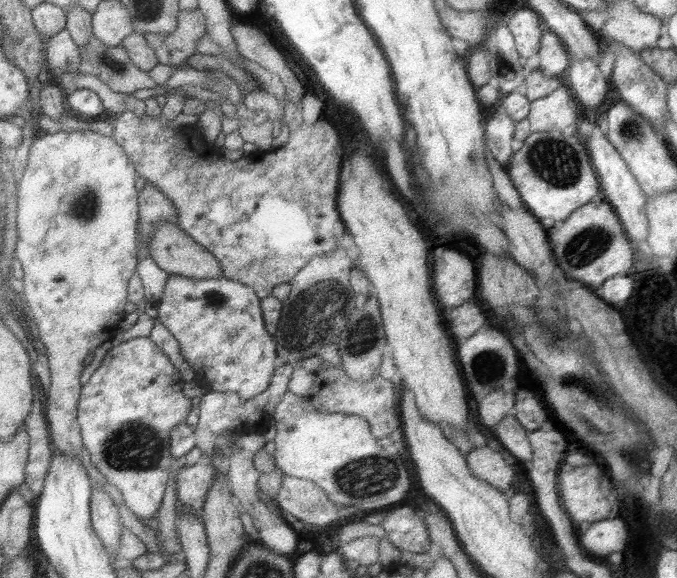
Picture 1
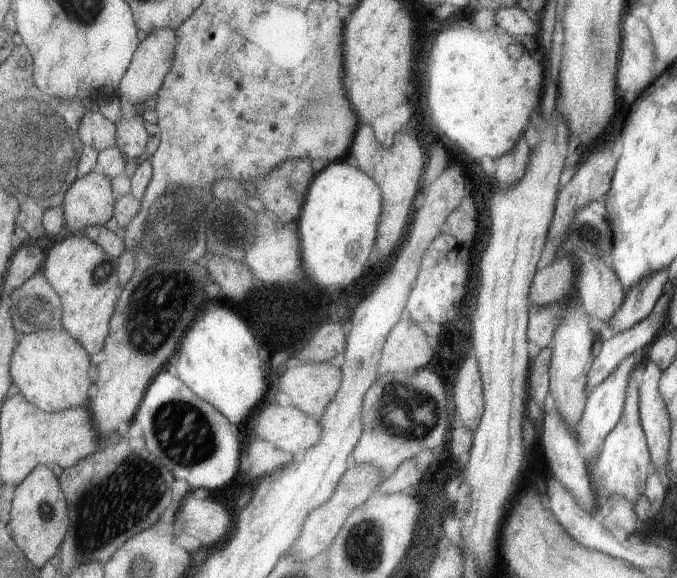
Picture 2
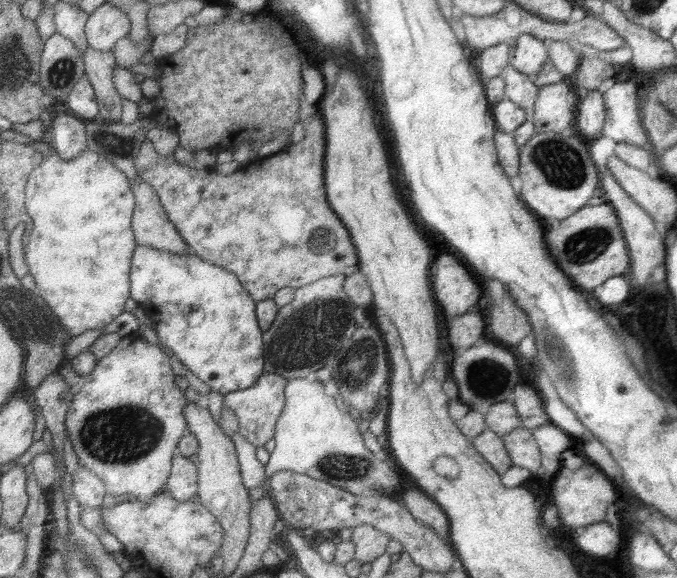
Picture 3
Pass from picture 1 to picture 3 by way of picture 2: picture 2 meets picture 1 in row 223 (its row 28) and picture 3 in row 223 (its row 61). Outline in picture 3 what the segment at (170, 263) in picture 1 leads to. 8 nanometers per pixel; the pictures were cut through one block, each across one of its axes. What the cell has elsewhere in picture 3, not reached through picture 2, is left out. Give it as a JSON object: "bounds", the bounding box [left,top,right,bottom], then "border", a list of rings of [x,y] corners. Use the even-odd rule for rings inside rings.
{"bounds":[131,178,193,256],"border":[[[141,178],[131,182],[131,190],[135,196],[131,228],[137,246],[149,246],[155,250],[181,254],[181,256],[193,254],[187,242],[181,238],[179,230],[167,218],[167,212],[159,202],[157,192]]]}

